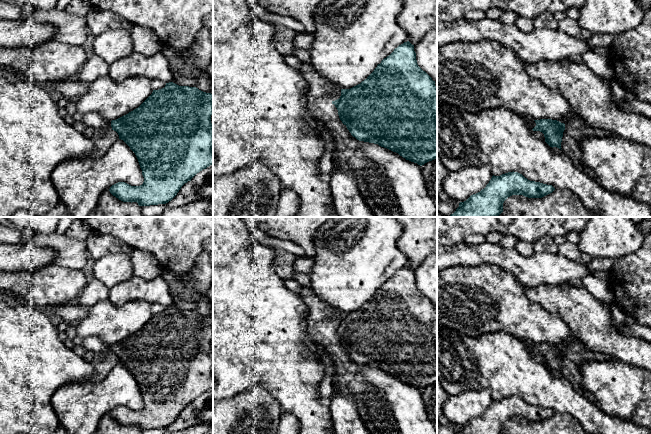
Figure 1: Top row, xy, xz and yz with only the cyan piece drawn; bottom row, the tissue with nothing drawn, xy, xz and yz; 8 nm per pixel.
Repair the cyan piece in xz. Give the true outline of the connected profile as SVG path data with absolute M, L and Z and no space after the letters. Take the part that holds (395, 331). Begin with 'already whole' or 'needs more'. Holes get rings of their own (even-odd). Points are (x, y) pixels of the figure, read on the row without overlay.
already whole; M409 265L395 272L360 308L341 313L340 322L332 328L337 332L342 347L357 364L378 368L420 390L437 382L437 311L435 305L418 290L414 269Z

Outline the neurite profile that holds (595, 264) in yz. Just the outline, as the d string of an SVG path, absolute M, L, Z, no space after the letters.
M593 258L588 264L588 268L594 273L595 271L602 270L610 272L616 262L616 259L600 259Z

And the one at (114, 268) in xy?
M126 251L109 253L94 261L94 278L109 289L133 277L133 266Z

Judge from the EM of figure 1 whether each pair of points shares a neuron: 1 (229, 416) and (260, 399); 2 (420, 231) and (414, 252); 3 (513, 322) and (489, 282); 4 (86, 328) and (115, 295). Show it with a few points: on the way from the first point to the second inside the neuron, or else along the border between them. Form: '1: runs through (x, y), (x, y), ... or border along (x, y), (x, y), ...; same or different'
1: runs through (237, 414), (243, 408), (252, 407); same
2: runs through (420, 236), (420, 242), (417, 247); same
3: runs through (510, 312), (490, 292); same
4: border along (107, 299), (116, 305), (134, 301); different

